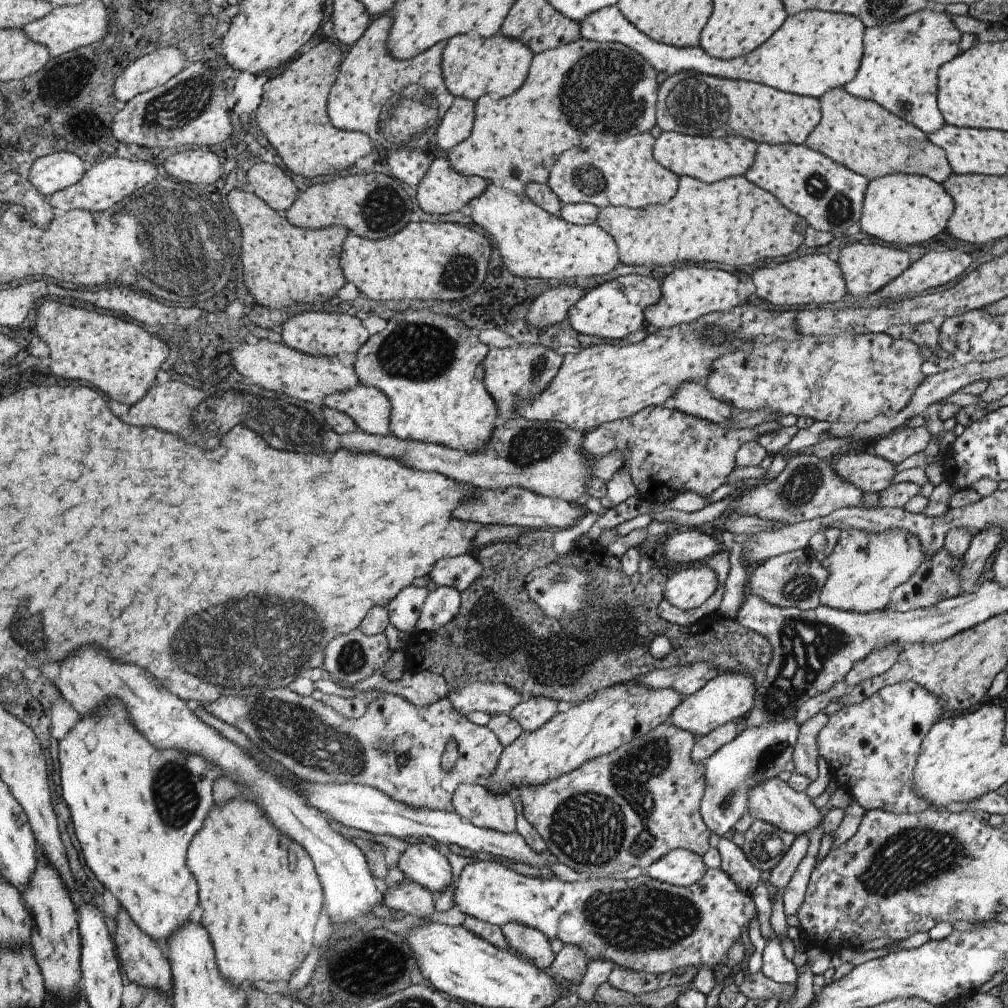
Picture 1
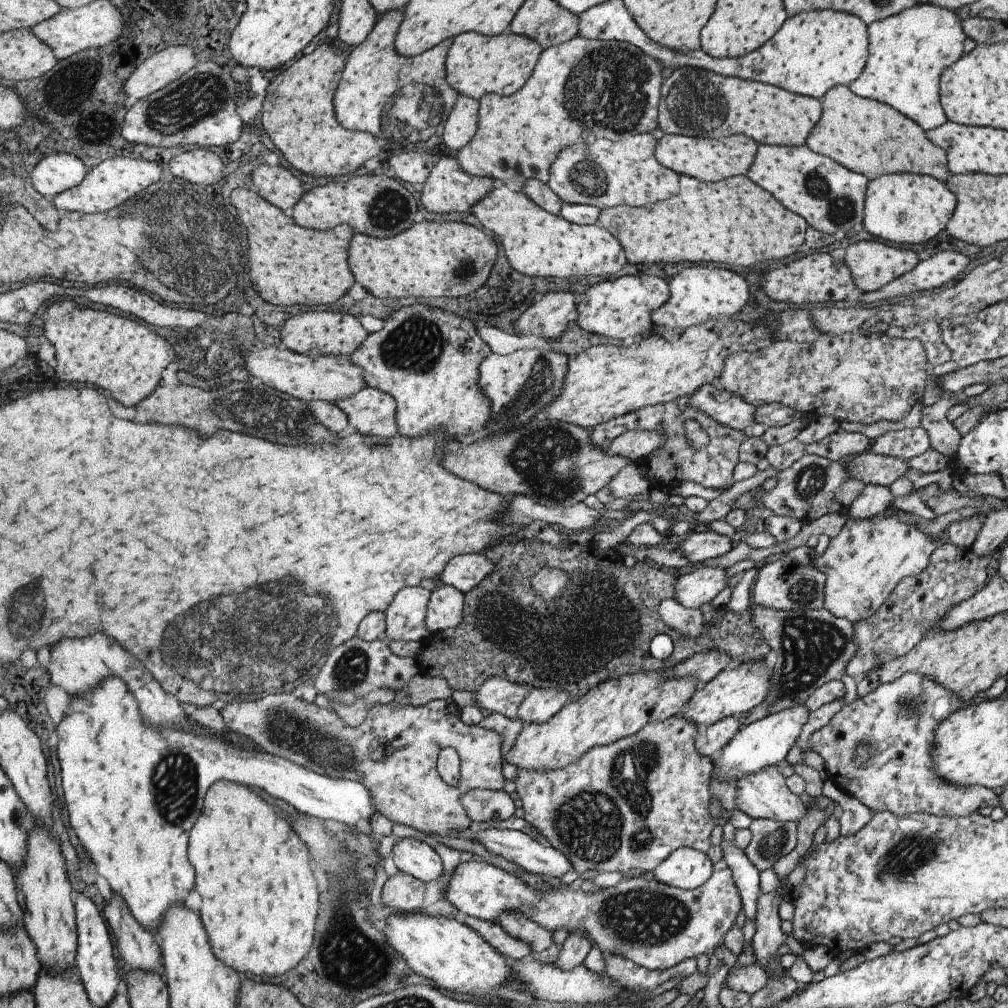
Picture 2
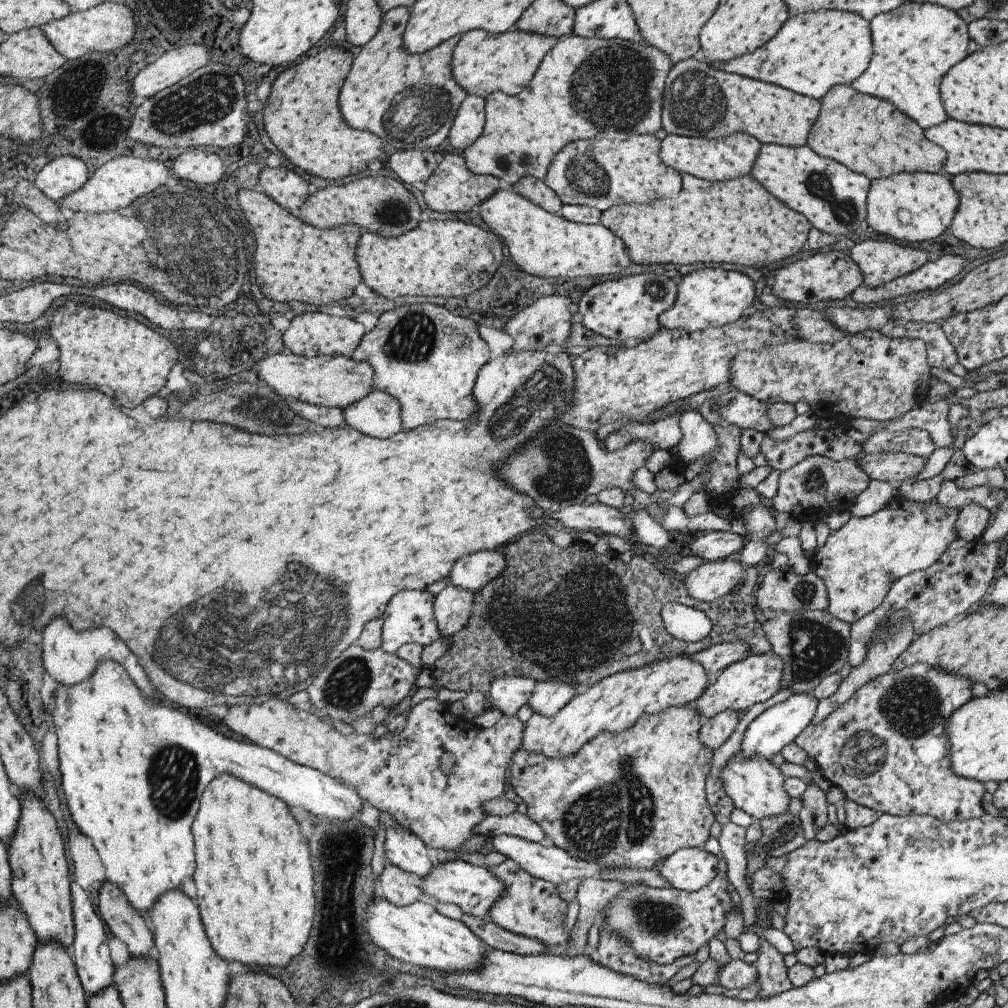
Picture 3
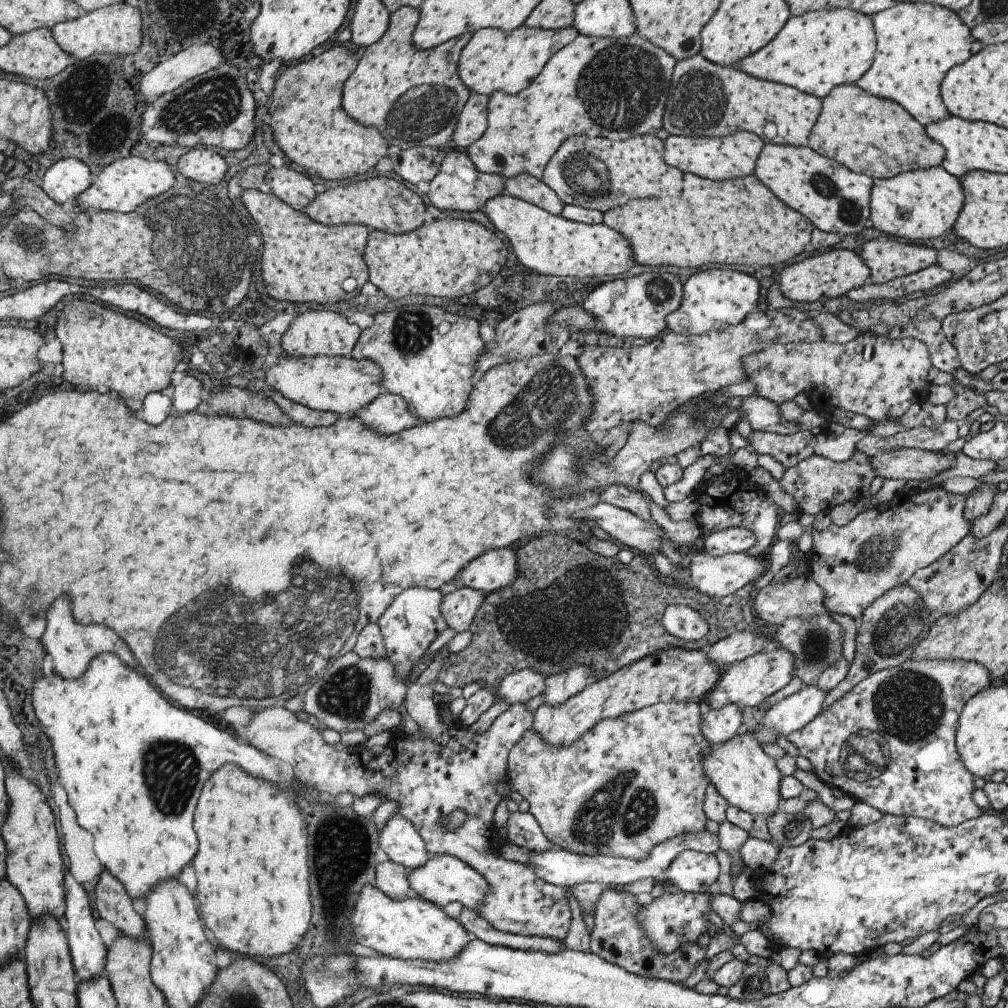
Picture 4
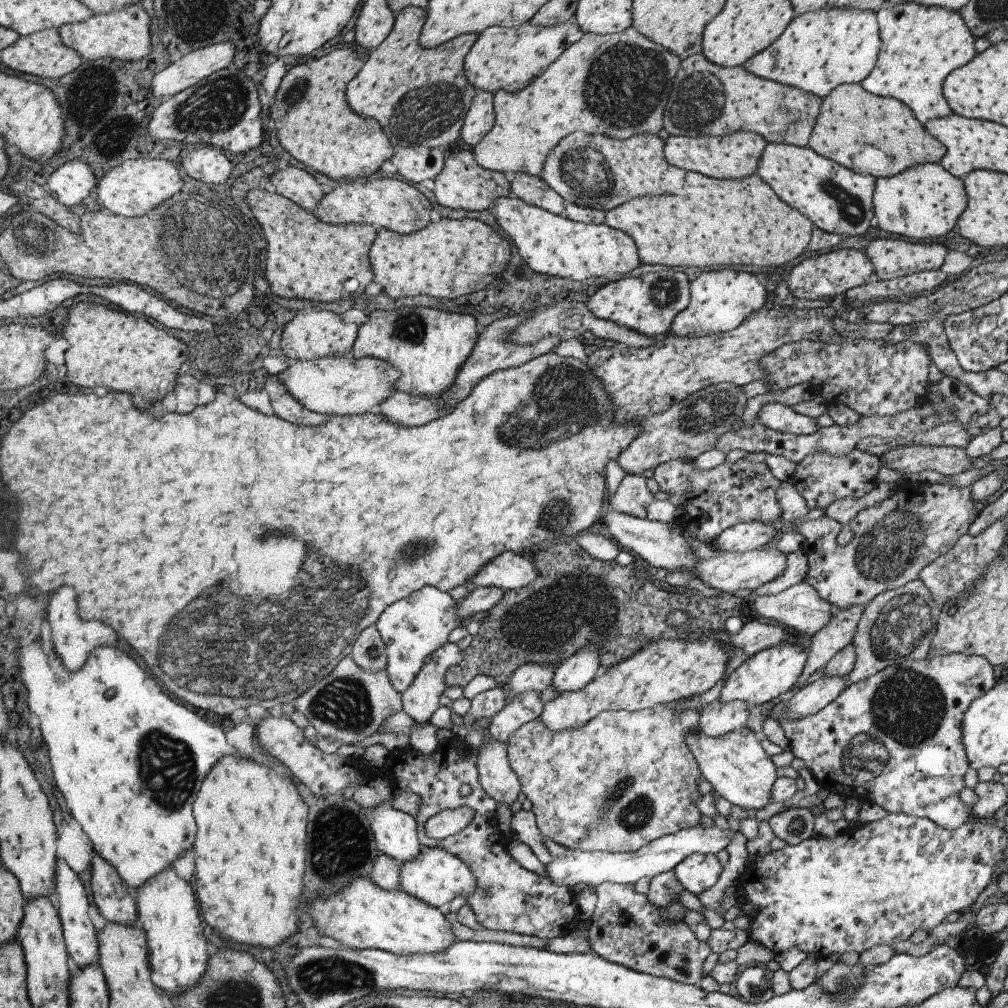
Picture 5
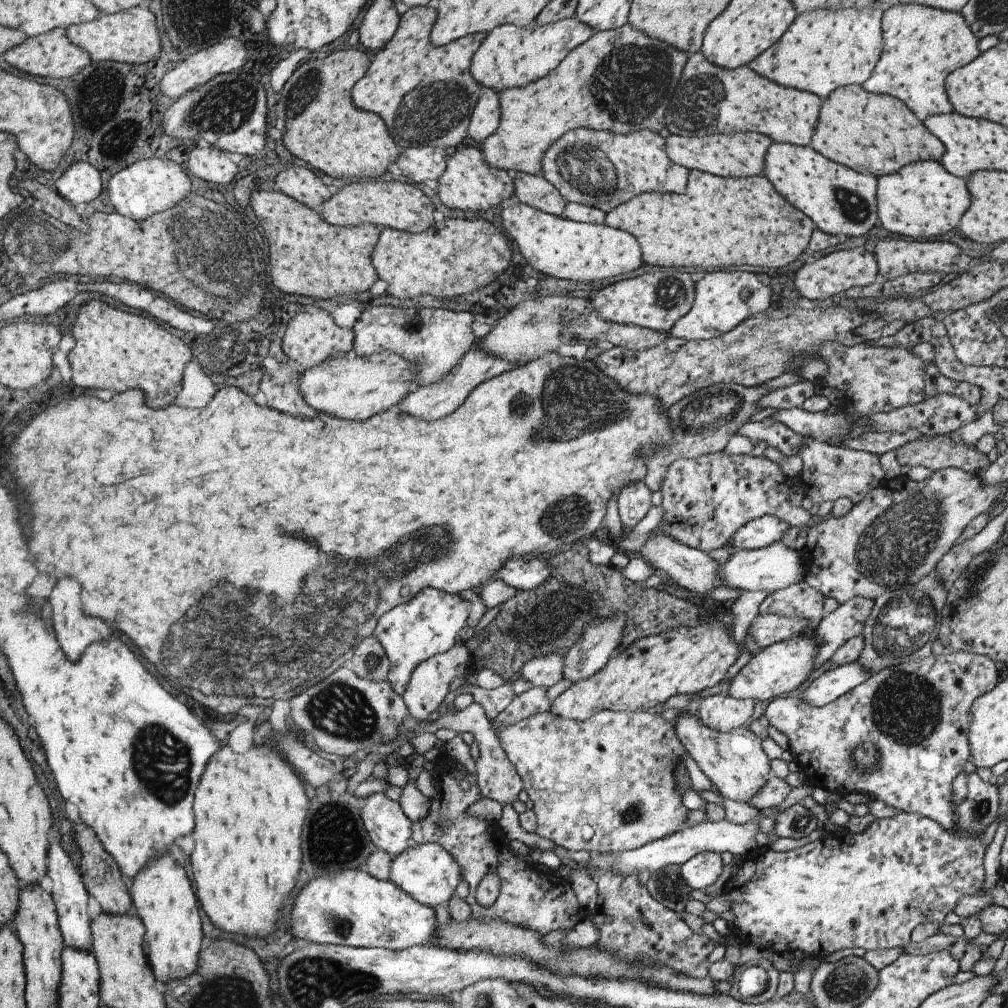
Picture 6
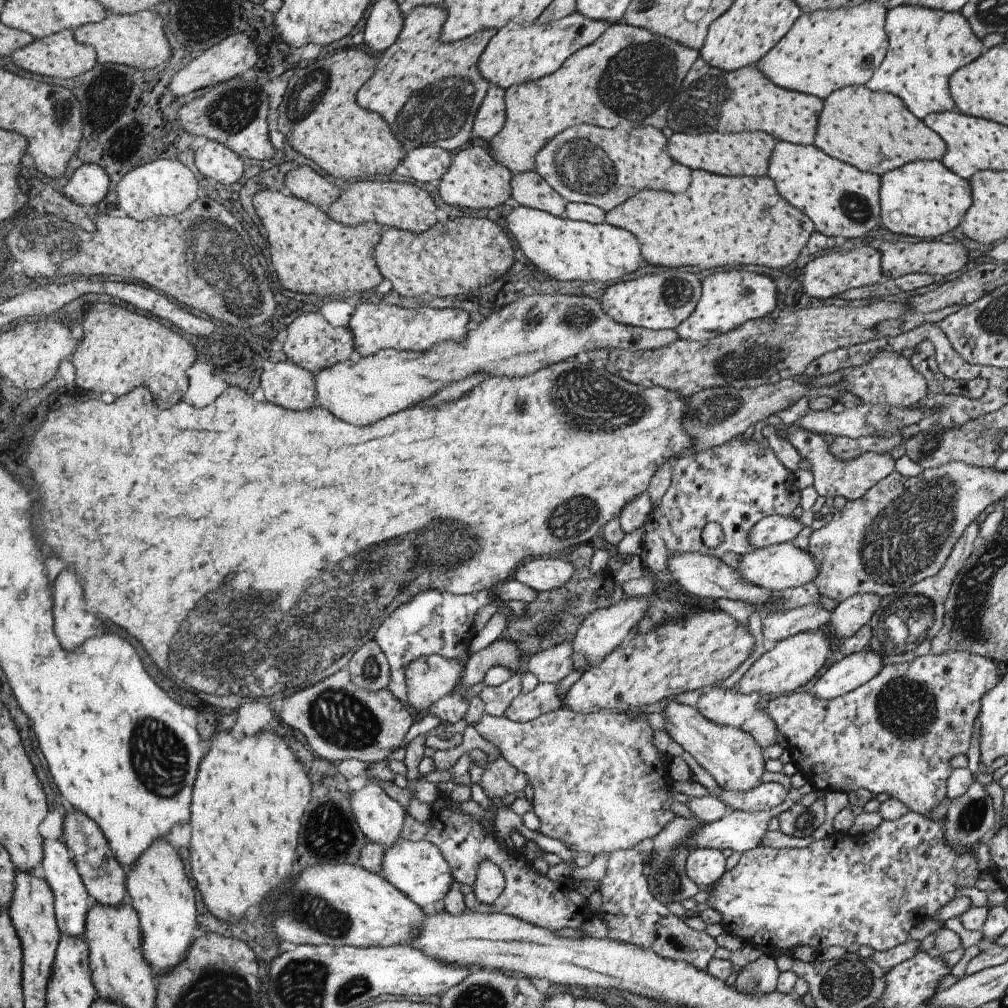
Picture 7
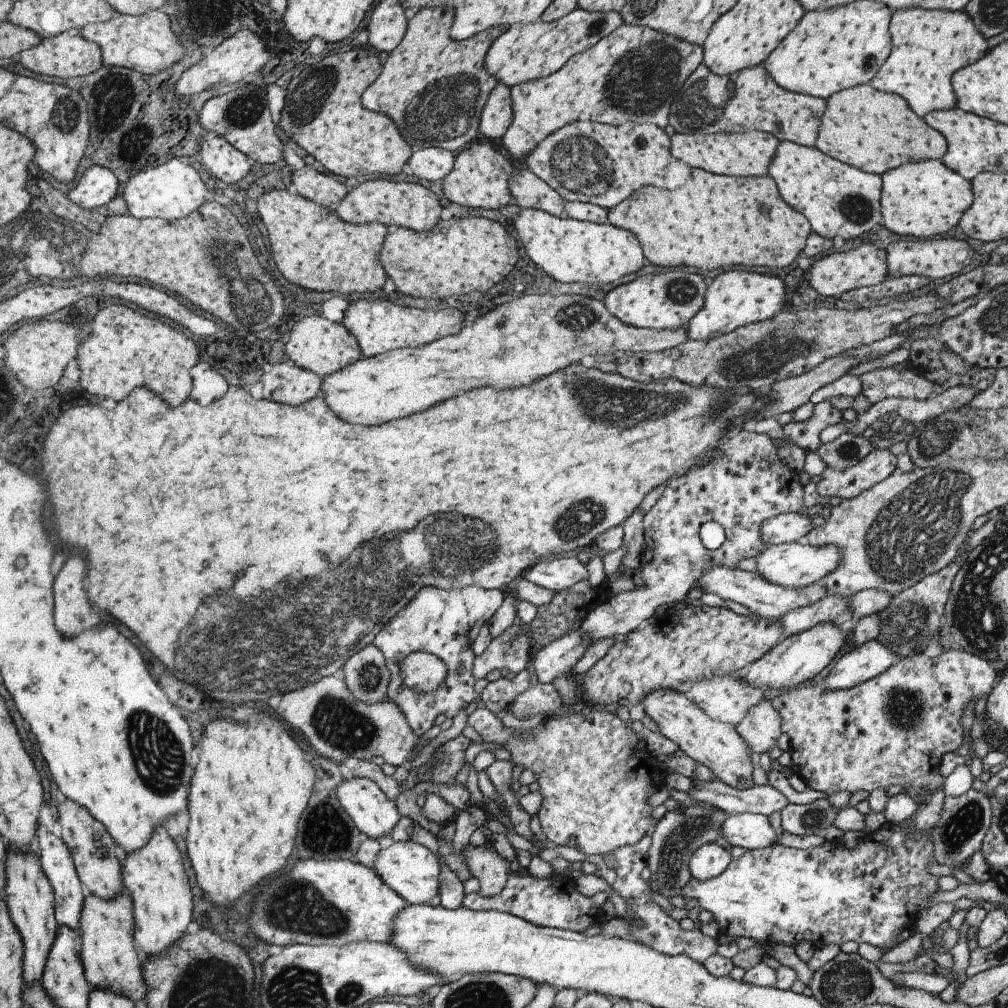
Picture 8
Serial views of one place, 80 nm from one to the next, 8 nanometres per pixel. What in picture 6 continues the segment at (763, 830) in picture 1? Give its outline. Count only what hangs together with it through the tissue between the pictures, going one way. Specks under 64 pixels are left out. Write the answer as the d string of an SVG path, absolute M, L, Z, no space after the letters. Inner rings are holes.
M796 803L781 813L775 813L773 832L778 837L803 838L817 826L817 817L802 803Z

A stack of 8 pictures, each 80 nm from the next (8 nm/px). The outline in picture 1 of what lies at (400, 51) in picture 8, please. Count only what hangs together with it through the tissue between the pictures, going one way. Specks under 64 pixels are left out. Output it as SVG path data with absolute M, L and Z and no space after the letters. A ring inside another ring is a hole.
M393 12L381 15L370 24L363 38L351 46L340 68L337 82L331 89L328 111L338 129L366 132L374 142L387 148L391 146L391 150L399 150L411 142L411 149L421 151L425 148L427 151L427 146L436 140L439 127L456 97L446 85L442 69L444 52L449 41L437 43L412 59L395 58L388 51L388 38L394 22Z

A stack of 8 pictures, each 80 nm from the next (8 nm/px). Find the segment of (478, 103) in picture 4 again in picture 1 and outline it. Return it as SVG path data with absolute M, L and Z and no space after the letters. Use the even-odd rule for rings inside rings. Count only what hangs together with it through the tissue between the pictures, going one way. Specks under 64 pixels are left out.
M455 97L453 106L447 112L438 130L436 140L442 153L466 141L474 131L476 102L465 97Z

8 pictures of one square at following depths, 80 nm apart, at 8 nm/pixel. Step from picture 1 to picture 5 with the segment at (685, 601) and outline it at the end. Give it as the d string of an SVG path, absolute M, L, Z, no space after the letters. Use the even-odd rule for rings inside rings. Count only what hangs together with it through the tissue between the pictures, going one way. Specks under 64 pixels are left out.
M773 541L761 549L745 552L726 551L712 558L698 559L695 578L699 578L707 586L728 593L733 590L753 590L771 581L776 582L774 579L785 570L786 554L777 550L775 545L775 541Z

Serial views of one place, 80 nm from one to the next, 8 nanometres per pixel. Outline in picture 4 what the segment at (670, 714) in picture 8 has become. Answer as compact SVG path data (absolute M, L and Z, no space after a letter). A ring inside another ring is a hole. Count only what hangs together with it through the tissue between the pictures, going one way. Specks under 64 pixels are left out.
M748 731L735 733L718 745L709 744L708 751L701 757L704 775L718 796L725 802L752 816L770 815L779 804L778 786L782 777L774 760L765 755L753 734Z

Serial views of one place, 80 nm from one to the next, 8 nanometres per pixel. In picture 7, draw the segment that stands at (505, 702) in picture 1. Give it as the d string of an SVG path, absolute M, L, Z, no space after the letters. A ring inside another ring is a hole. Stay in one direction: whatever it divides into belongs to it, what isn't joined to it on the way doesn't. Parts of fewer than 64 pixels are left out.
M562 642L524 660L523 671L535 675L539 683L557 685L572 670L572 643Z

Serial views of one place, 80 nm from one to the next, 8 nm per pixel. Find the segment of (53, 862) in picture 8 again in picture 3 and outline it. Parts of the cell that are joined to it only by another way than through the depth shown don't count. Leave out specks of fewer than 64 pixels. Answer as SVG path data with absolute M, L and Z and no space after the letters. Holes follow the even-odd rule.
M76 880L72 883L71 890L74 898L74 927L76 931L75 940L70 951L86 991L94 995L101 991L106 991L107 987L114 984L114 970L116 966L113 964L113 960L111 960L109 936L105 932L105 924L103 924L101 916L97 914L93 902L89 900L87 892Z

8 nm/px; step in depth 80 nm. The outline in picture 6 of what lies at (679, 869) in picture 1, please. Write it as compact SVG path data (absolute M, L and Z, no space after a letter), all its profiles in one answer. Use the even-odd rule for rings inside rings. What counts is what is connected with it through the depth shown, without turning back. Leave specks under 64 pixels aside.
M702 852L680 864L680 875L691 890L701 890L715 882L721 867L719 853Z

